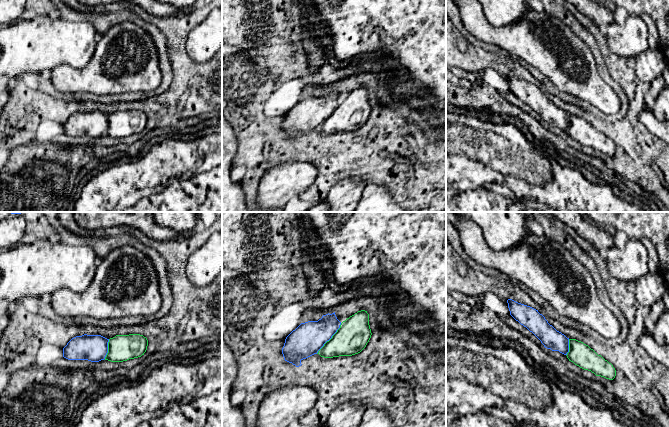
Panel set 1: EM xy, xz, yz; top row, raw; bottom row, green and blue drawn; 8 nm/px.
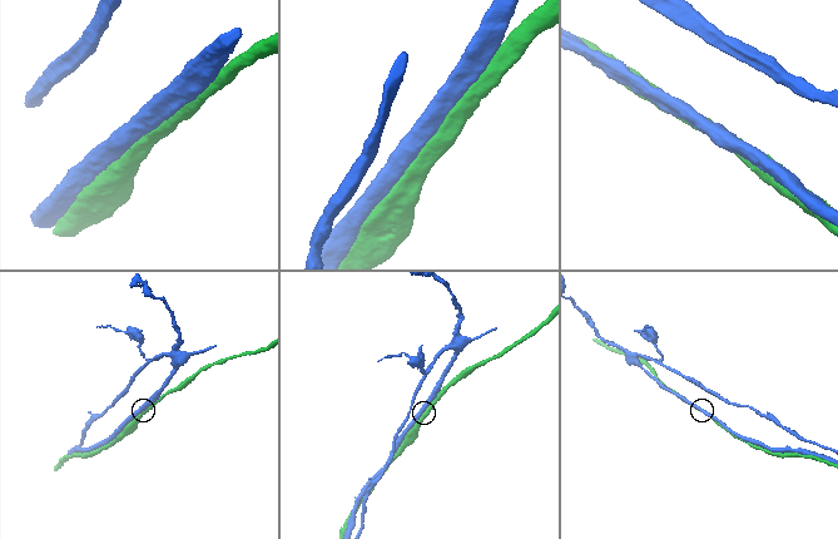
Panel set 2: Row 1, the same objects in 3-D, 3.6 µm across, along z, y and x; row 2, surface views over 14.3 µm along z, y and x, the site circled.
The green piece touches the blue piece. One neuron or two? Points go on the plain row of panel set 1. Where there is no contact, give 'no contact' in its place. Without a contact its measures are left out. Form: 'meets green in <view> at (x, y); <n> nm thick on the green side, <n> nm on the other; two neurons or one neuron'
meets green in xz at (331, 114); 260 nm thick on the green side, 260 nm on the other; two neurons

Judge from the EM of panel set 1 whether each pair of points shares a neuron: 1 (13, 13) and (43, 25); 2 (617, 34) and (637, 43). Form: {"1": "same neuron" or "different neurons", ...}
{"1": "different neurons", "2": "same neuron"}

